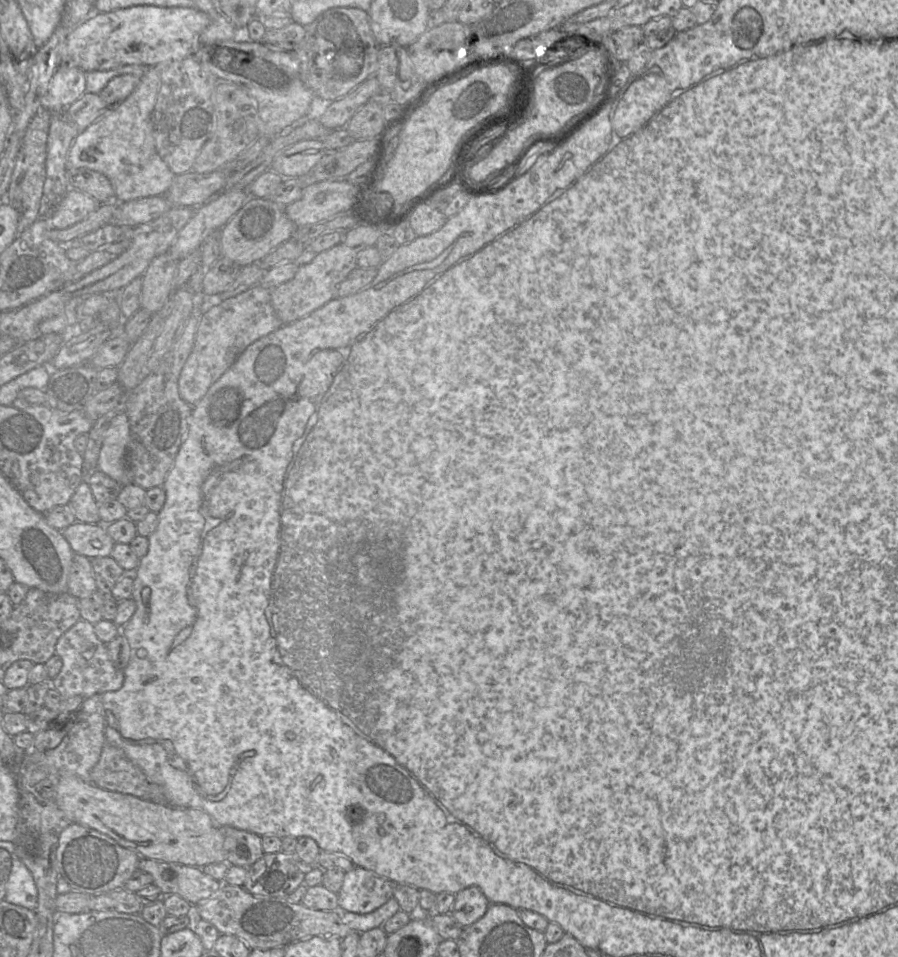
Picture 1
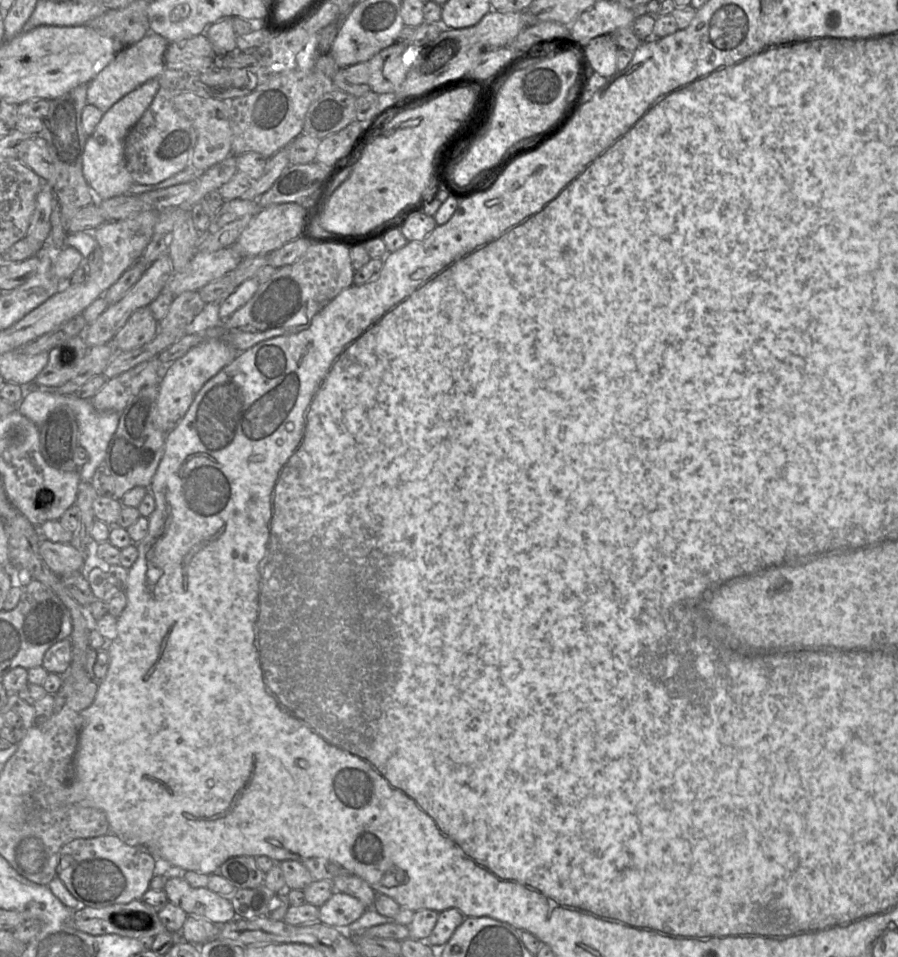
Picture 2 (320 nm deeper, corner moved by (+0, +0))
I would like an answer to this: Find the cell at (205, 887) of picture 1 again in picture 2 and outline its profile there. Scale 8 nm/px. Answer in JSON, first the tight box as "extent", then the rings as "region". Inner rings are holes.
{"extent":[164,876,236,925],"region":[[[170,876],[164,891],[169,902],[180,907],[188,916],[205,918],[215,925],[223,925],[236,917],[227,896],[207,887],[194,888],[182,876]]]}

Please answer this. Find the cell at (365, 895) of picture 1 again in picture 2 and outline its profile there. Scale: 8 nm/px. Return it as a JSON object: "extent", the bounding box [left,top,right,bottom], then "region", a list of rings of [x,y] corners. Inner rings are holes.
{"extent":[319,891,366,928],"region":[[[334,891],[332,896],[319,907],[319,921],[328,926],[345,928],[359,919],[366,907],[355,897]]]}

